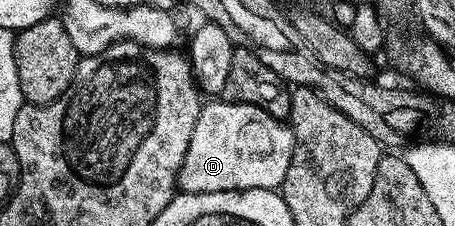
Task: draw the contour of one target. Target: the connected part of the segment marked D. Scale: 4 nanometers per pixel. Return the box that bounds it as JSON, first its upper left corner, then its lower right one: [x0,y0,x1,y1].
[178,102,294,195]

